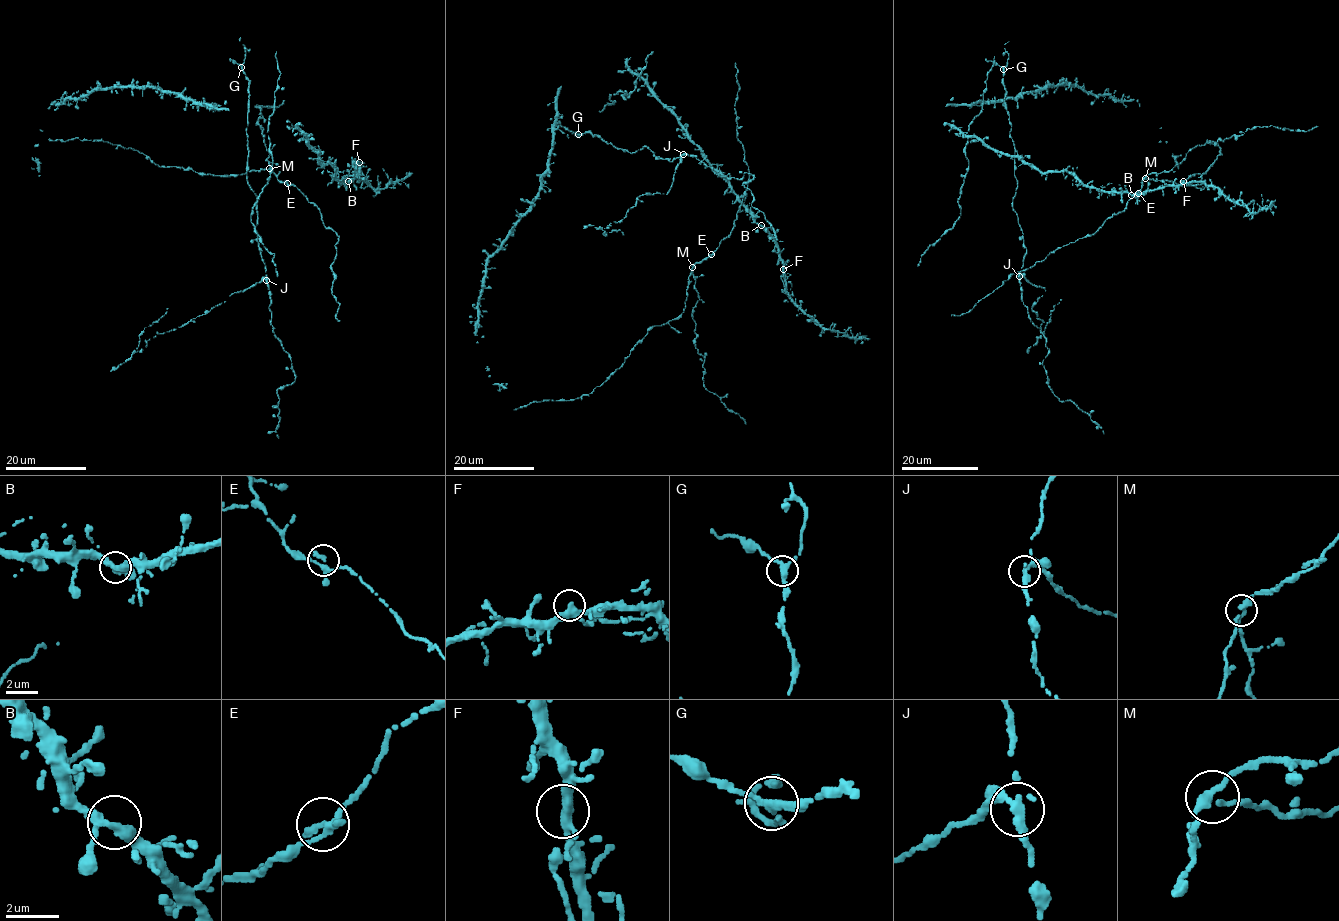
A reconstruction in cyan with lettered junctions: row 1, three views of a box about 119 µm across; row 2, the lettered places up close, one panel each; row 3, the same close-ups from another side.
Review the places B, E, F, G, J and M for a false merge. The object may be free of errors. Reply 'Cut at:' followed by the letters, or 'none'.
Cut at: J

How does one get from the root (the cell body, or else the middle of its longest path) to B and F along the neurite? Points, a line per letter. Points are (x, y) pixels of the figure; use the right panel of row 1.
B: (963, 133), (1029, 163), (1043, 173), (1068, 170), (1086, 185), (1131, 195)
F: (963, 133), (1043, 173), (1068, 170), (1084, 184), (1106, 191), (1143, 194), (1183, 181)

